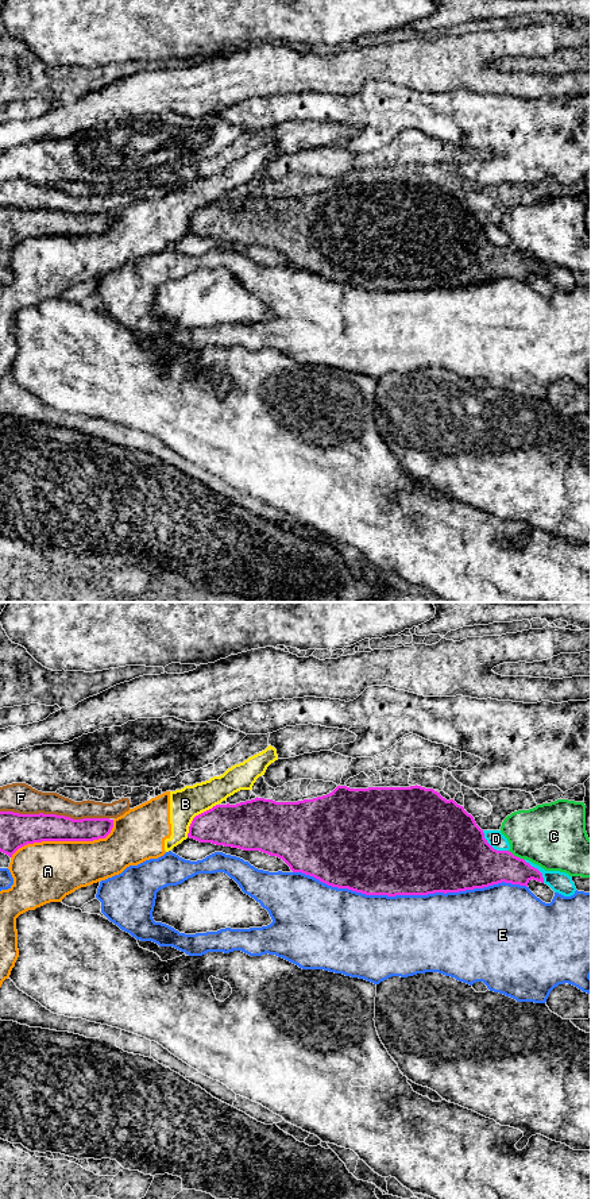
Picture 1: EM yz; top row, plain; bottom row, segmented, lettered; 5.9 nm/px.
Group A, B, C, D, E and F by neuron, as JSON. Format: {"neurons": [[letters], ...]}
{"neurons": [["A", "B"], ["C"], ["D"], ["E"], ["F"]]}

